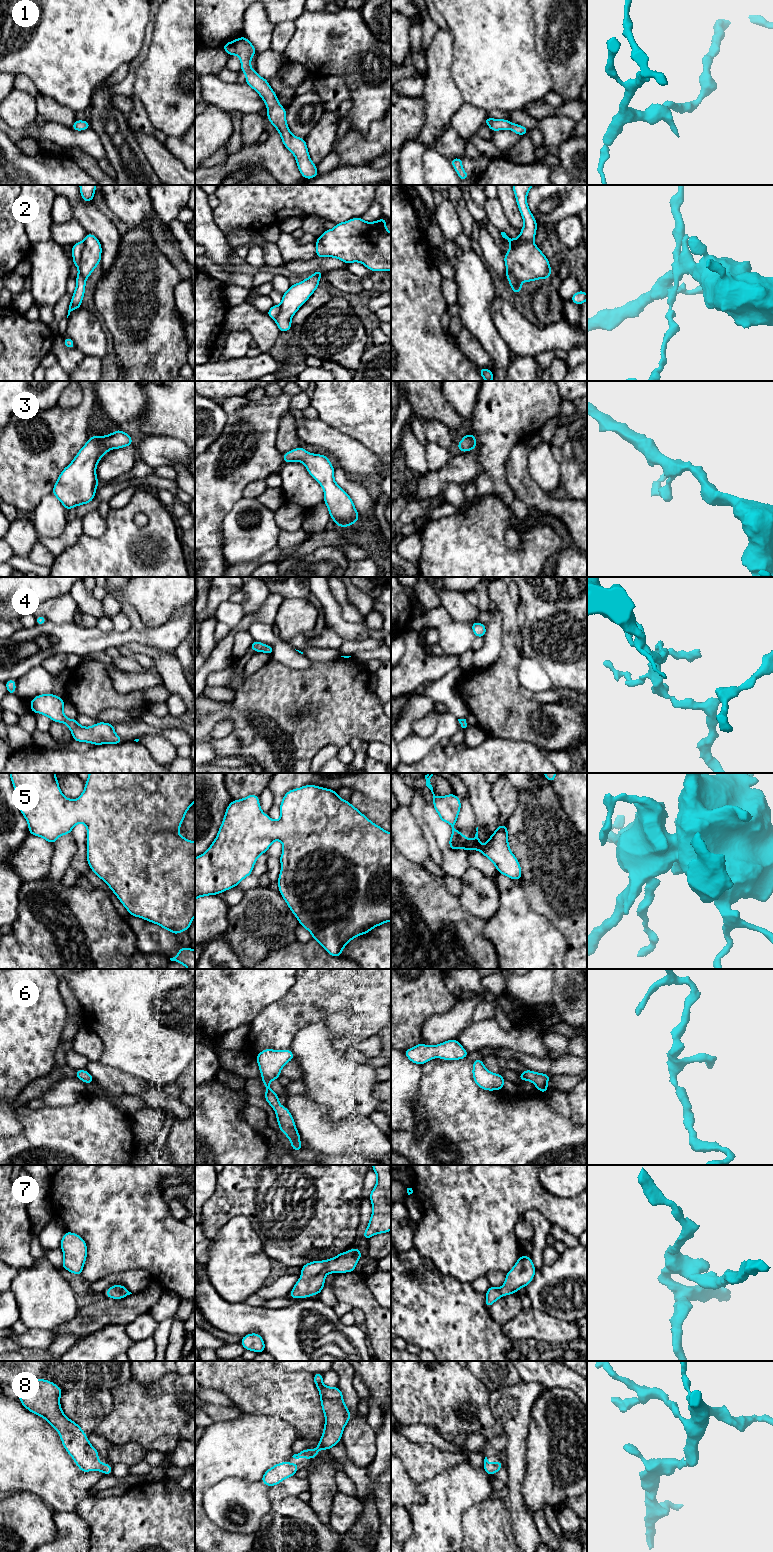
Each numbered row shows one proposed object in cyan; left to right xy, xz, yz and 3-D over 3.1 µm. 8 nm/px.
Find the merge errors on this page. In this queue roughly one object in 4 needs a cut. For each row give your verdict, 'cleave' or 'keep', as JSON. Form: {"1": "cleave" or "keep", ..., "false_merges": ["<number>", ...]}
{"1": "keep", "2": "keep", "3": "keep", "4": "keep", "5": "keep", "6": "keep", "7": "keep", "8": "keep", "false_merges": []}

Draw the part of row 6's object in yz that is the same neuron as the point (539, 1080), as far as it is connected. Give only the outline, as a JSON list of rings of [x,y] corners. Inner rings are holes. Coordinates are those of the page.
[[[526,1069],[522,1074],[519,1074],[518,1077],[522,1082],[525,1080],[531,1081],[536,1088],[544,1094],[549,1090],[547,1082],[552,1076],[549,1076],[546,1073],[541,1074]]]

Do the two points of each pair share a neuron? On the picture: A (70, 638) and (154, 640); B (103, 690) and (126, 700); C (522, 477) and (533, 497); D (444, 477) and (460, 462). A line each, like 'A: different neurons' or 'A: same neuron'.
A: same neuron
B: same neuron
C: same neuron
D: same neuron

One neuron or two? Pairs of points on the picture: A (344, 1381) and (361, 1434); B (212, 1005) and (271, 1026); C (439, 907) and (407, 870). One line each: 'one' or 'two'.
A: one
B: two
C: one

